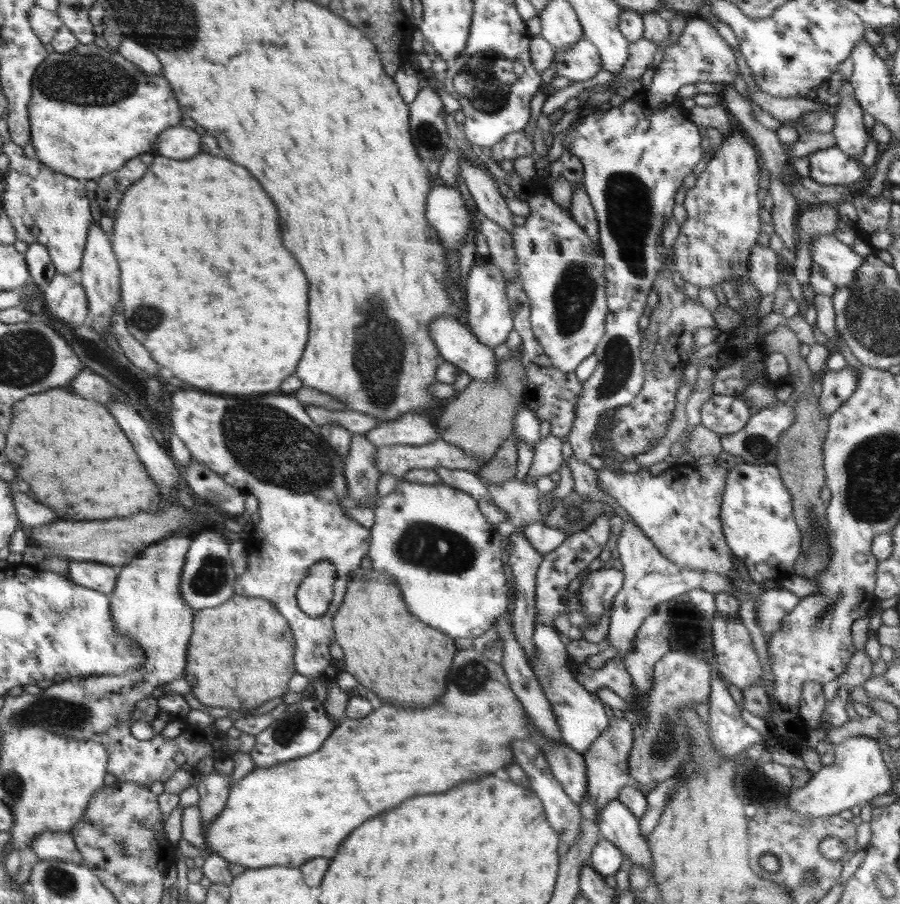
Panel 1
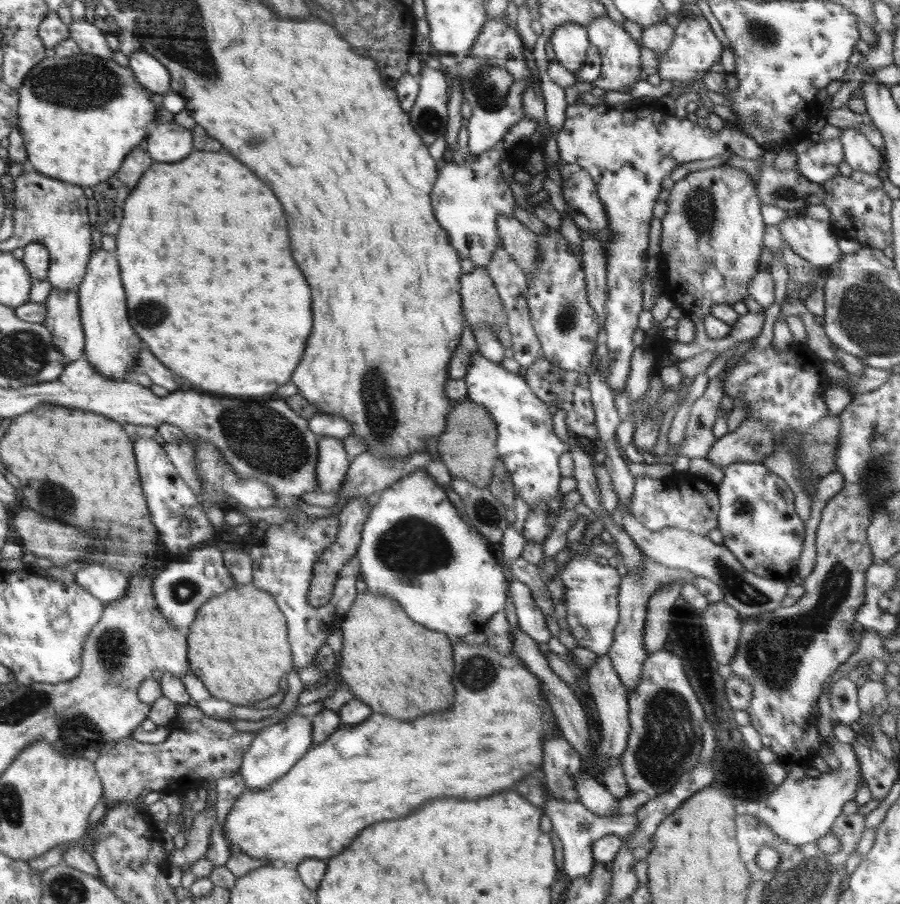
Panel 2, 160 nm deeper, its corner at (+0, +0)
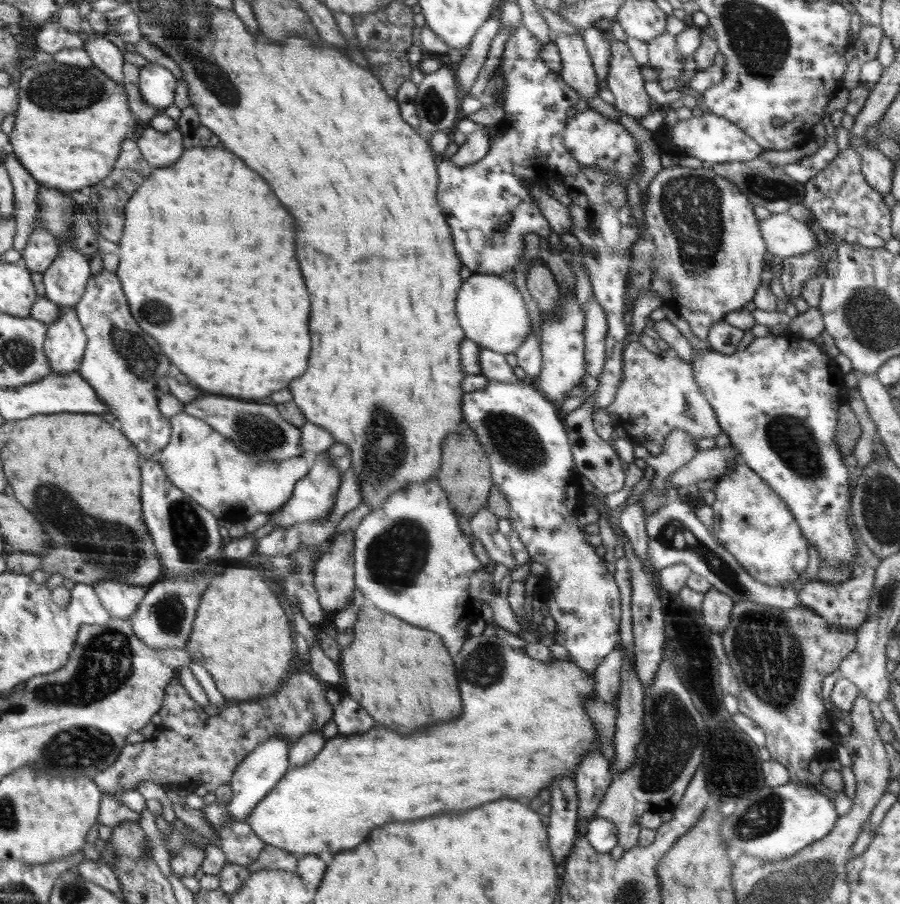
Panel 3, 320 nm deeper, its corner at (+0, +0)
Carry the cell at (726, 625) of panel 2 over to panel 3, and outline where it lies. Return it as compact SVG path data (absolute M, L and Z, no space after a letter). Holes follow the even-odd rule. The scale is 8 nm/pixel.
M710 587L703 594L703 601L700 606L703 612L703 620L710 631L718 632L721 638L728 626L734 603L729 596L717 591L714 587Z

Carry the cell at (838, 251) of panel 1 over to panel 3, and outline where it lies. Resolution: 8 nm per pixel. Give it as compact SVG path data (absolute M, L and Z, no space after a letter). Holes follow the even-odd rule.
M787 212L772 213L759 221L760 234L770 254L791 257L810 252L819 247L809 225L794 219Z

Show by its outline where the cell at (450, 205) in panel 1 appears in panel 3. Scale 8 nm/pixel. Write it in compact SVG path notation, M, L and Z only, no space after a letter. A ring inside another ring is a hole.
M520 26L509 36L504 46L502 59L499 63L501 78L505 82L503 88L503 111L505 117L502 124L505 131L499 137L489 140L489 148L482 160L460 167L452 165L445 159L440 162L440 204L444 204L444 212L448 212L448 224L452 224L451 232L456 232L456 252L464 266L472 273L496 274L510 277L514 268L518 267L524 255L524 238L530 232L540 238L549 238L551 226L547 217L532 200L531 184L542 187L552 181L559 181L569 174L576 174L582 165L572 158L564 146L563 132L568 120L568 108L572 108L581 98L567 85L560 73L552 72L542 61L540 51L543 49L541 40L531 30Z

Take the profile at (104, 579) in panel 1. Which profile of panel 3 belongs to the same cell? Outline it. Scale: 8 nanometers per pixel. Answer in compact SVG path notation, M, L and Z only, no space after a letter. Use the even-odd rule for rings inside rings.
M101 580L92 584L102 606L116 618L129 618L146 598L147 588L120 580Z

